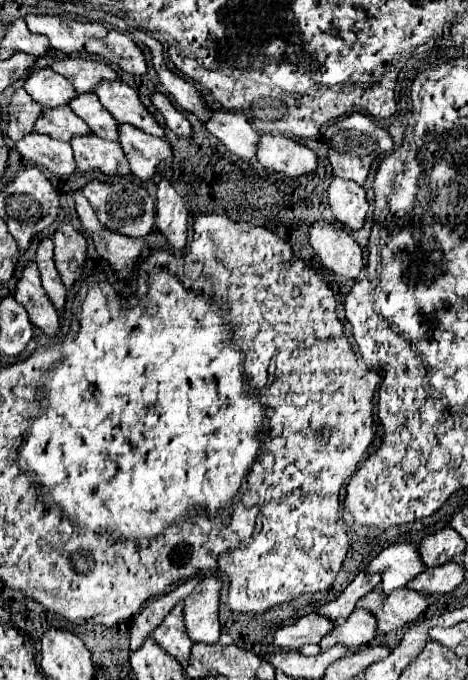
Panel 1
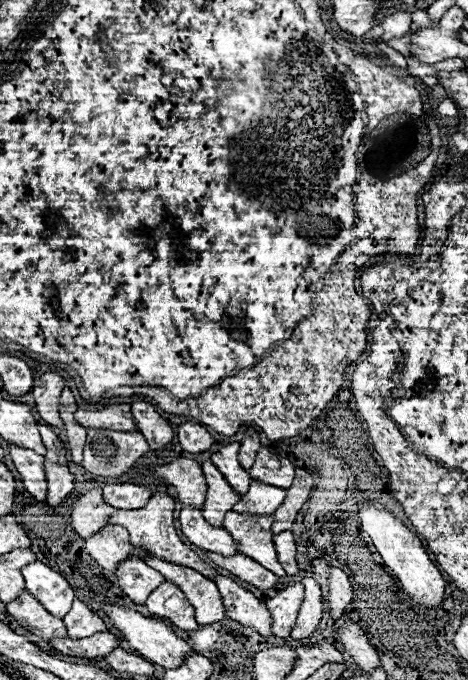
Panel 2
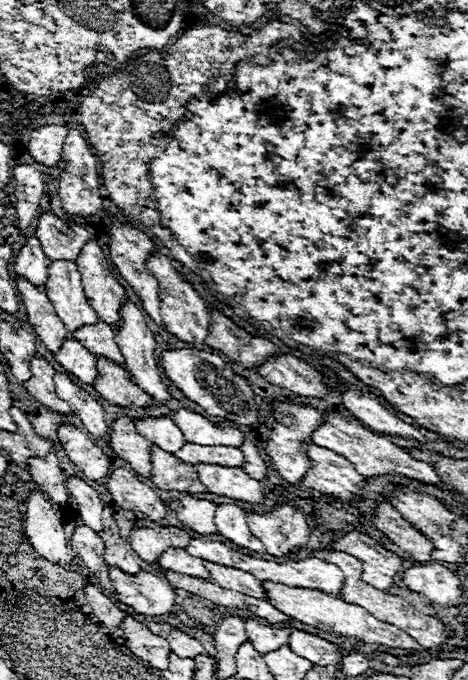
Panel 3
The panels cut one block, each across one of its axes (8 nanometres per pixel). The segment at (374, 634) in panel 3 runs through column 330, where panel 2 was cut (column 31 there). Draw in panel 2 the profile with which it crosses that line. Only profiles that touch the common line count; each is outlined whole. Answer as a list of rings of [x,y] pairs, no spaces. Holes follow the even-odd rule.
[[[28,592],[20,596],[20,600],[14,600],[6,606],[8,614],[16,618],[18,624],[26,624],[32,634],[40,636],[42,640],[50,642],[54,638],[66,636],[66,626],[60,618],[52,616],[36,598],[32,598]]]

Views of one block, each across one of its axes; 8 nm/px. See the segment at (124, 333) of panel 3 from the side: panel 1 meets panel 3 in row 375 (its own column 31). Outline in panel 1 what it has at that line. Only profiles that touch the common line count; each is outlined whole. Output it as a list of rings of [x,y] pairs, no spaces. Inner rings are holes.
[[[30,132],[16,142],[16,148],[24,156],[24,160],[56,176],[66,176],[76,170],[72,146],[68,142],[50,138],[48,134]]]

